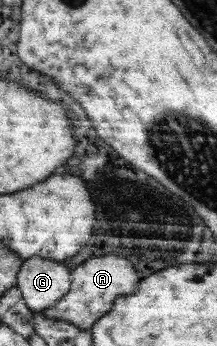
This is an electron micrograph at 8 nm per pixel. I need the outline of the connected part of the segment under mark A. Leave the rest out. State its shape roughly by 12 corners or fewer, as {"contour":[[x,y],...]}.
{"contour":[[116,255],[70,271],[68,293],[42,310],[90,330],[134,293],[138,273]]}

